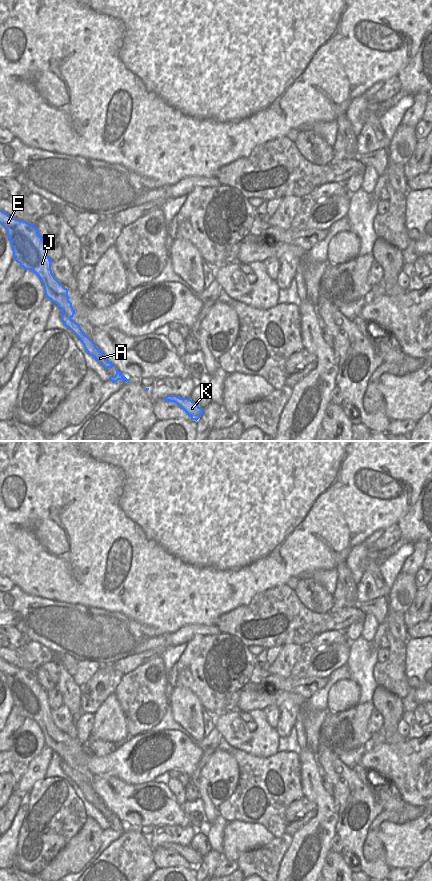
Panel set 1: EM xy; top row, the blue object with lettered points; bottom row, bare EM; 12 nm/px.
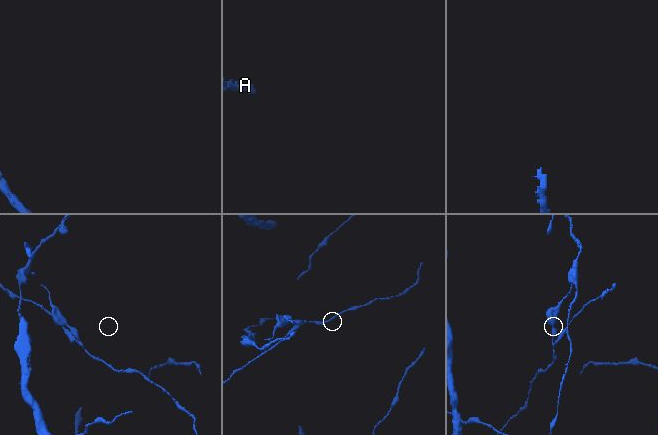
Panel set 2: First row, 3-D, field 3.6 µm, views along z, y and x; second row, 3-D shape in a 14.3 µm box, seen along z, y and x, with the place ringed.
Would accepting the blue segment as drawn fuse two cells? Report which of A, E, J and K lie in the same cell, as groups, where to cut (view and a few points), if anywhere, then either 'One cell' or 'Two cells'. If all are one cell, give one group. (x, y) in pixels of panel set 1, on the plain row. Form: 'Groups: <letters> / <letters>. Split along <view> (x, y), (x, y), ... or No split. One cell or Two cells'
Groups: A K / E J. Split along xy (62, 759), (70, 766). Two cells

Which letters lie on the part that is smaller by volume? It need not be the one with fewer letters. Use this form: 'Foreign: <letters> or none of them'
Foreign: E, J

